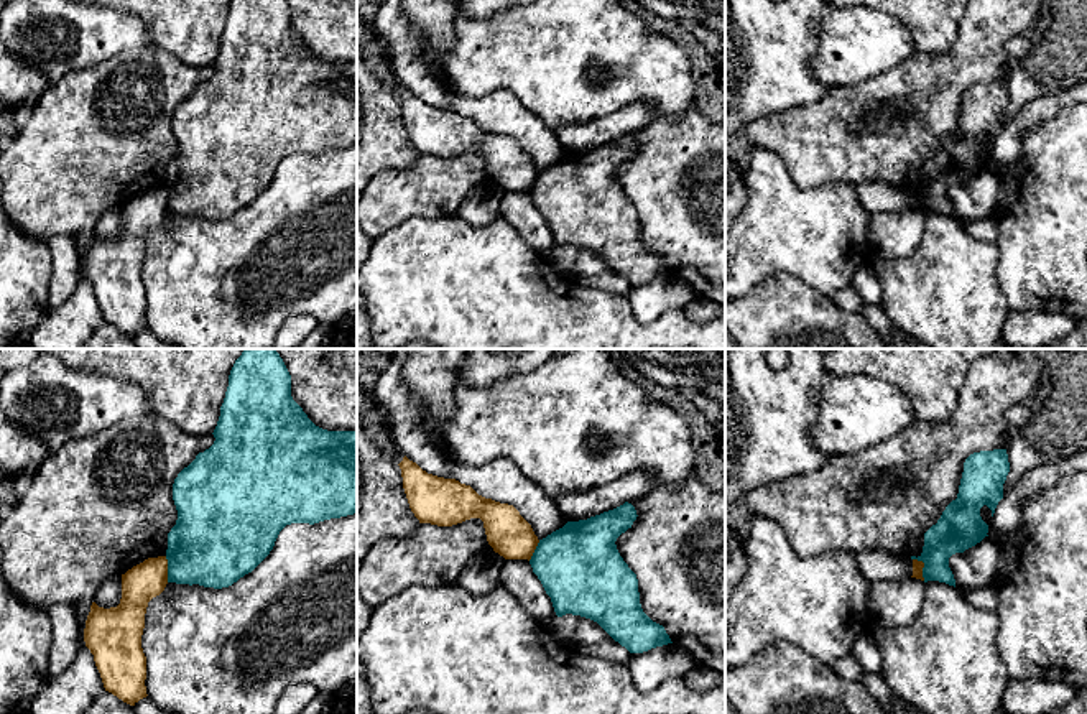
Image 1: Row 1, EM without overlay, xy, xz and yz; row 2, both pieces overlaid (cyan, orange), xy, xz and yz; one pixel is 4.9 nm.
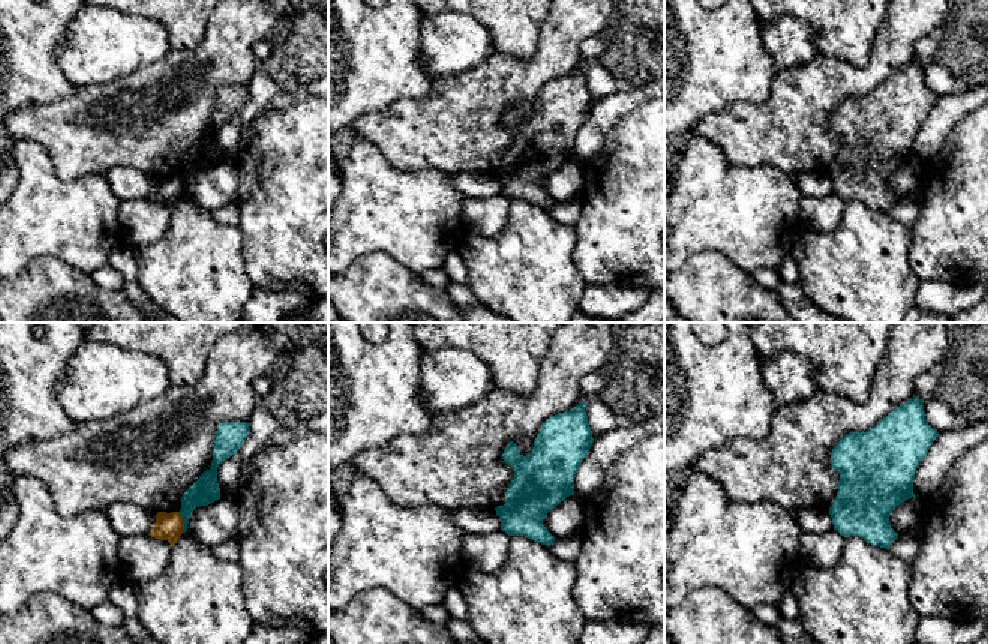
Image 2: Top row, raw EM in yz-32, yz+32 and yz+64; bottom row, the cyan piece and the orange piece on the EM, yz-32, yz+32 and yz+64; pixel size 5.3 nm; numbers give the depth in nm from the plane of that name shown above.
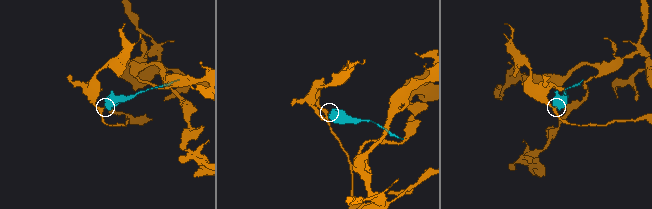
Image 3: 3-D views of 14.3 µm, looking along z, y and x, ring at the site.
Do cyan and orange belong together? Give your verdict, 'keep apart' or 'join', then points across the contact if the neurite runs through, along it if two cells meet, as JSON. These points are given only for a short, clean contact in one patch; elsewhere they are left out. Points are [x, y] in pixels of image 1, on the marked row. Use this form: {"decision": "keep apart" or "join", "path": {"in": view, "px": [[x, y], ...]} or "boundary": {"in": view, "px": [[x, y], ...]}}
{"decision": "keep apart", "boundary": {"in": "yz", "px": [[913, 558], [923, 563], [925, 579]]}}

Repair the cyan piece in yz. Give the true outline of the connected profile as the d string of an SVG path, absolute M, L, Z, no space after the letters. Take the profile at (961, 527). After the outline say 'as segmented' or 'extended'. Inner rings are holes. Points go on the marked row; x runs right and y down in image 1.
M1006 449L980 451L965 459L957 498L946 507L937 523L924 533L923 553L918 558L911 556L911 559L924 563L924 582L939 581L955 587L949 558L955 553L964 553L988 536L988 525L982 520L980 508L987 505L993 517L998 502L1003 498L1003 484L1008 472Z; as segmented

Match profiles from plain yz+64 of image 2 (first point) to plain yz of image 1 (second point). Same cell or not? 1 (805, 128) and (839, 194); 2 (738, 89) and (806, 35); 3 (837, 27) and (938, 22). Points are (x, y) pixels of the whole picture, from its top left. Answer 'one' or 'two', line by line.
1: two
2: one
3: one

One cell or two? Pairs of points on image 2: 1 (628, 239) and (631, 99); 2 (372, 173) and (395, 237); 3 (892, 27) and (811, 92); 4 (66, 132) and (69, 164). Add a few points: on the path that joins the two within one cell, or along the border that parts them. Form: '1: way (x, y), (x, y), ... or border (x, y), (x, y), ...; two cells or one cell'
1: border (648, 101), (628, 111), (606, 134); two cells
2: way (372, 189), (377, 203), (395, 221); one cell
3: way (888, 53), (861, 80), (837, 80); one cell
4: way (66, 140), (69, 156); one cell

